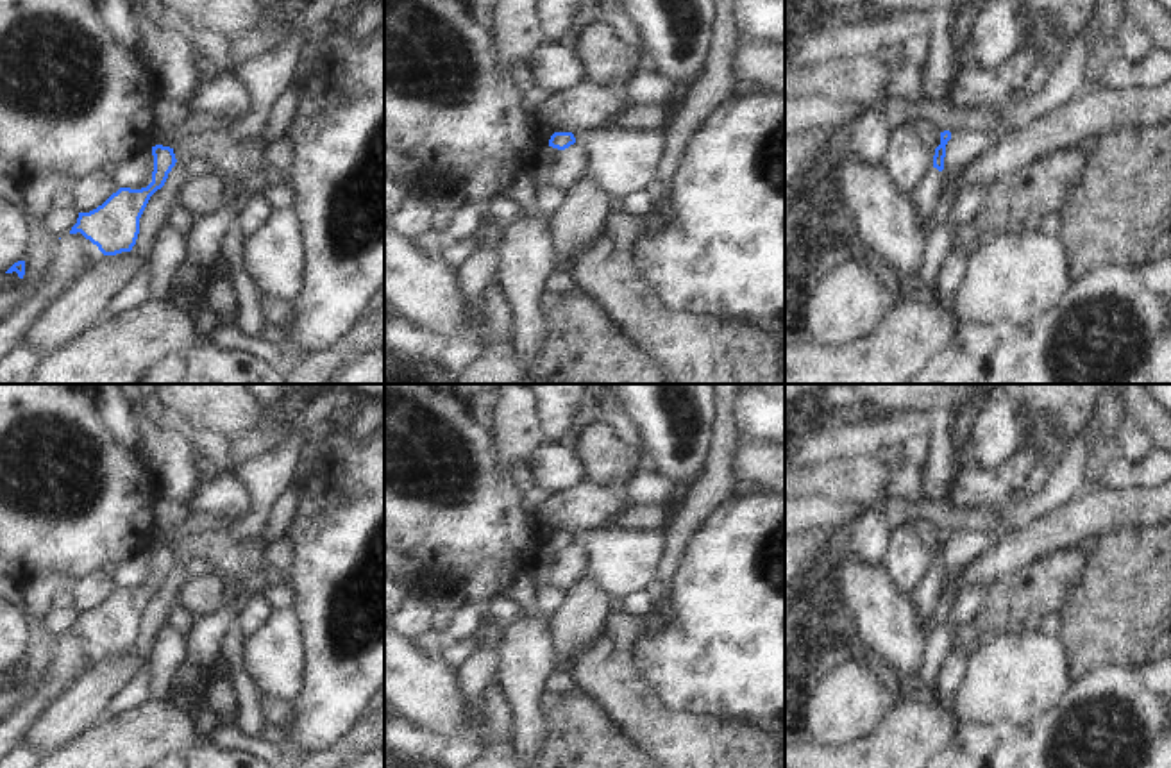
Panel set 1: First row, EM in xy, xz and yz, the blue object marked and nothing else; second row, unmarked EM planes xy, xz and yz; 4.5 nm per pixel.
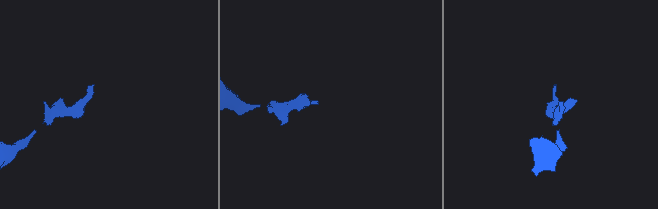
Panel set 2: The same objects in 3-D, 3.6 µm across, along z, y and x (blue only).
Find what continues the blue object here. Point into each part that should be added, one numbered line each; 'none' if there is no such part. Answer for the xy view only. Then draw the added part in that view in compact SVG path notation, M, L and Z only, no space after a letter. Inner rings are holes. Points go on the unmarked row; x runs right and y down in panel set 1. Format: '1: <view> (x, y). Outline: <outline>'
none.

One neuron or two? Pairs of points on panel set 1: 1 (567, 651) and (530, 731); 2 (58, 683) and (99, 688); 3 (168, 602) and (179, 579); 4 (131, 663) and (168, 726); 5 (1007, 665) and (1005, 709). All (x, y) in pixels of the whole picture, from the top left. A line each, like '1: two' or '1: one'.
1: two
2: two
3: one
4: two
5: one

